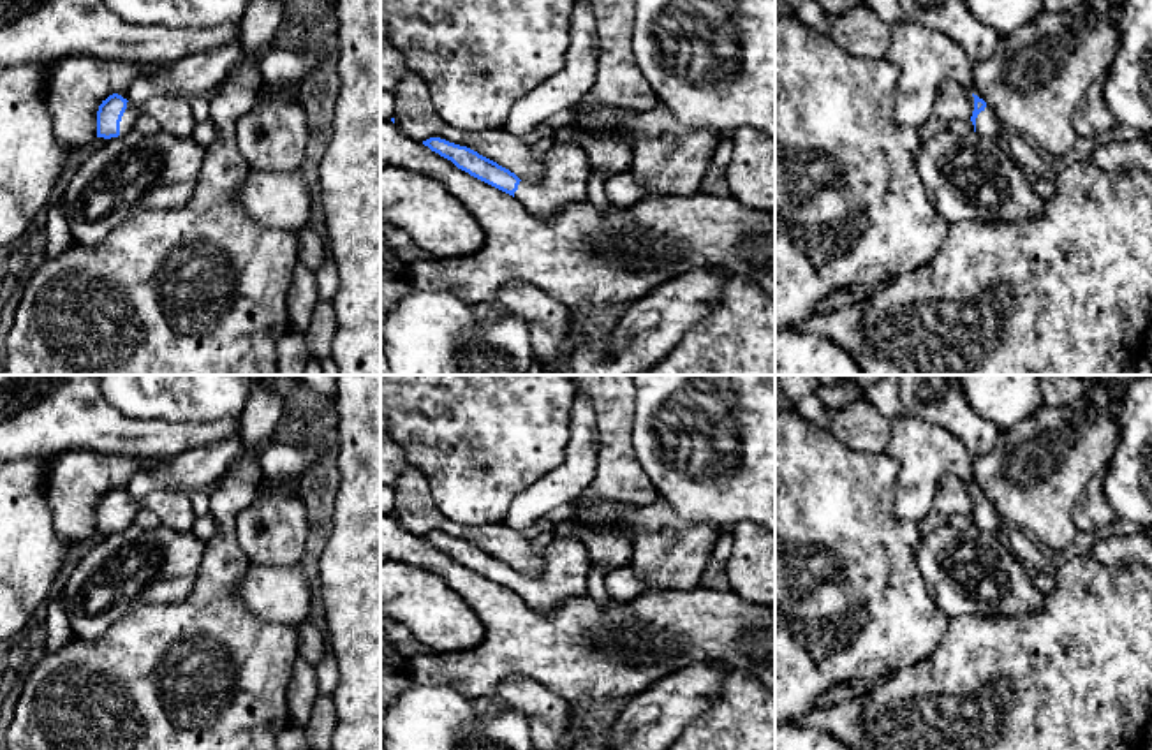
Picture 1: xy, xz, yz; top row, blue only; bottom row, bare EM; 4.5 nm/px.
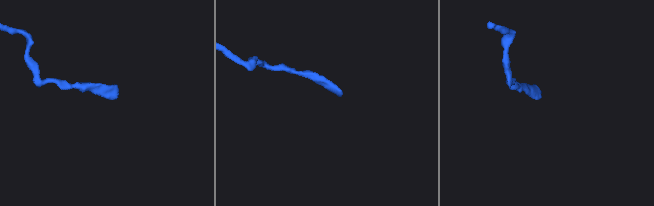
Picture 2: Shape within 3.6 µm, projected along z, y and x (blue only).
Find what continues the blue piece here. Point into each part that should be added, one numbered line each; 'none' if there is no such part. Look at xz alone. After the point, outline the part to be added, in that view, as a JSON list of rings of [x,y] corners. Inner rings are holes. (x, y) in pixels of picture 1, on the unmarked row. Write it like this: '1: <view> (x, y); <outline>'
1: xz (568, 562); [[[555,537],[546,549],[539,577],[520,576],[514,592],[535,611],[550,613],[569,599],[587,593],[590,555],[581,539]]]

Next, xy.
1: xy (173, 509); [[[155,491],[141,498],[127,496],[120,516],[120,530],[134,526],[134,519],[141,511],[157,514],[162,525],[176,532],[190,532],[196,521],[196,512],[187,495]]]

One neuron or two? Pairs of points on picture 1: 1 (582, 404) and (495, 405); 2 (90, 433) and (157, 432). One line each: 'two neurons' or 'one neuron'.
1: two neurons
2: one neuron

